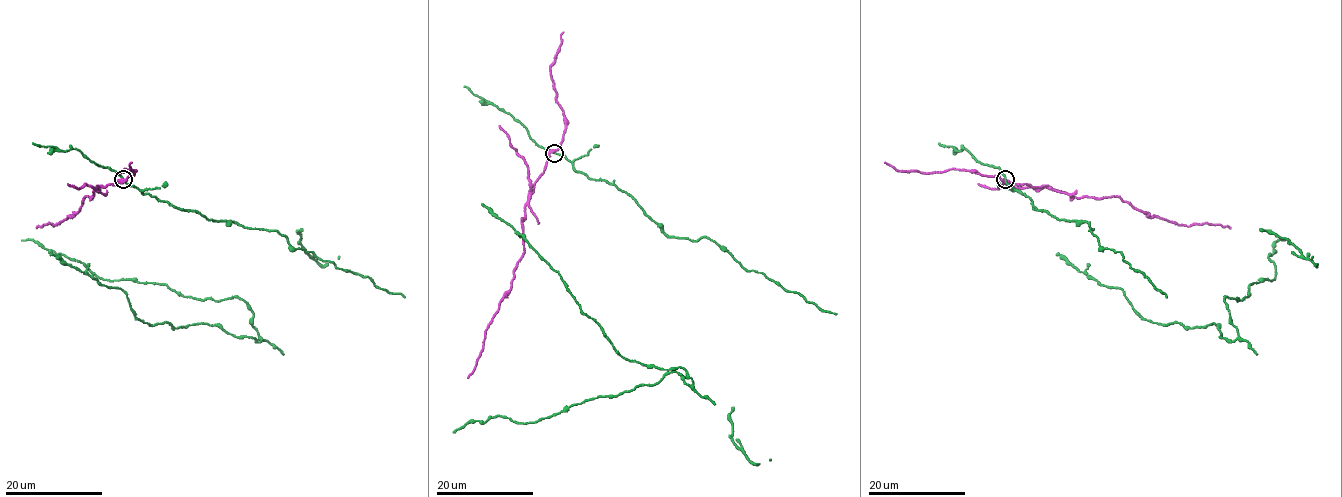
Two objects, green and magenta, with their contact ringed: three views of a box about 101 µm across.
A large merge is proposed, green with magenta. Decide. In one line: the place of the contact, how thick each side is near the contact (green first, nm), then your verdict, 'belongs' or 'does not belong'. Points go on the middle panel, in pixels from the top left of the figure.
place (554, 153); calibres 140 and 440 nm; does not belong

